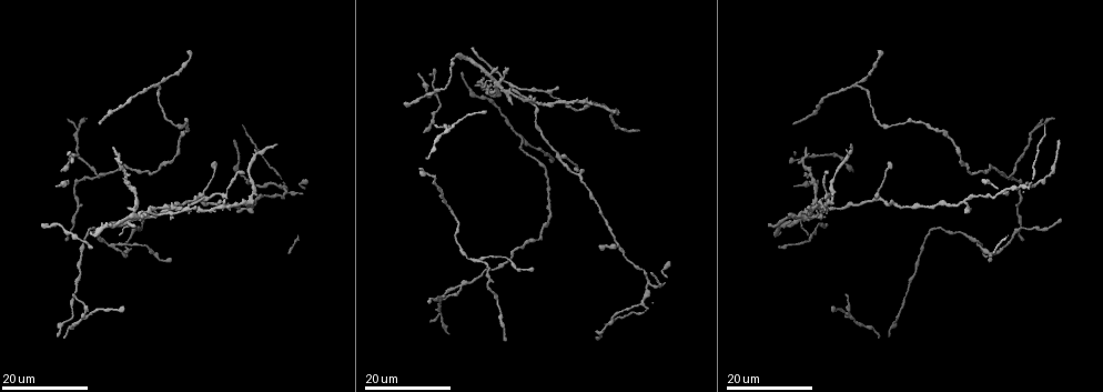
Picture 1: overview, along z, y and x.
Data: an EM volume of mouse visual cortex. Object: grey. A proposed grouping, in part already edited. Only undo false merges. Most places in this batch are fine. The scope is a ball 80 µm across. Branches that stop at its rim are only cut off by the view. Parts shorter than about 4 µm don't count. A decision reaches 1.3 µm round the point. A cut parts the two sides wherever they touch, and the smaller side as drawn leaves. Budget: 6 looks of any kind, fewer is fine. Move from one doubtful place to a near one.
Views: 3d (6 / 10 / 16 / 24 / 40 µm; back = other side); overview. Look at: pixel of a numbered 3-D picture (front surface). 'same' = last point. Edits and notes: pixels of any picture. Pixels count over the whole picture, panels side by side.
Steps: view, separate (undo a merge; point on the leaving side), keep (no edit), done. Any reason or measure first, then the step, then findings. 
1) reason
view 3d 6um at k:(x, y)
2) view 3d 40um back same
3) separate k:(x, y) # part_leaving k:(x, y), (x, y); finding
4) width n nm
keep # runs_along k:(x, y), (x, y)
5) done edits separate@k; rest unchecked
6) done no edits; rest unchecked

looks like a crossing
view 3d 24um at 1:(500, 79)

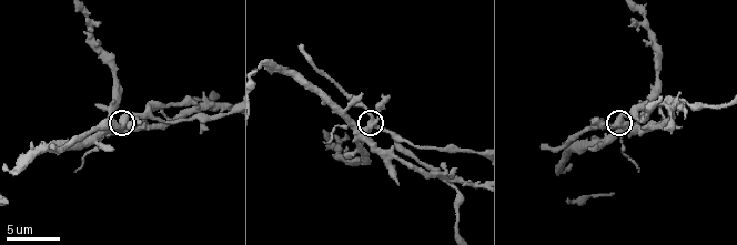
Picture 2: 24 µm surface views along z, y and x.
view 3d 6um at 2:(371, 119)

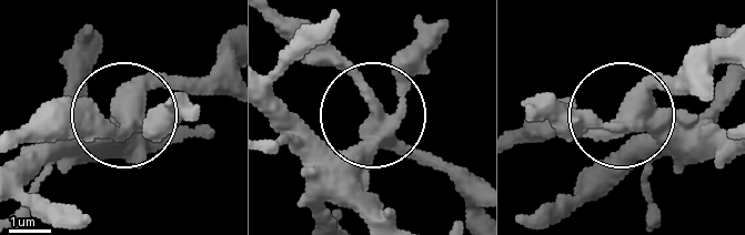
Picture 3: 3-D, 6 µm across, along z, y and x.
arms 4
keep # one cell here

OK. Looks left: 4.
three-way junction
view 3d 24um at 1:(558, 159)

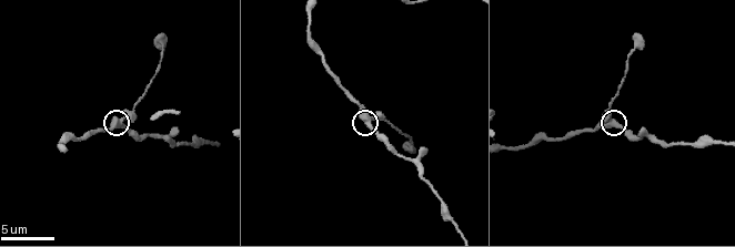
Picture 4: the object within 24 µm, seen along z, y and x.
view 3d 6um at 4:(372, 119)

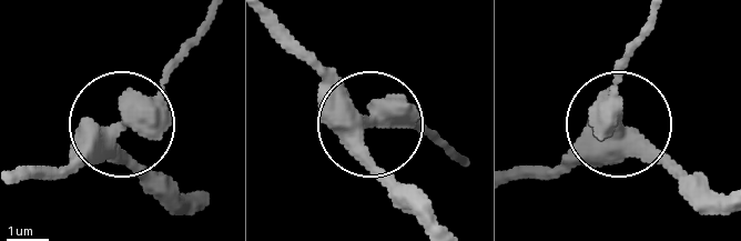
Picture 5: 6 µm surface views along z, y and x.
view 3d 6um back at 5:(118, 131)

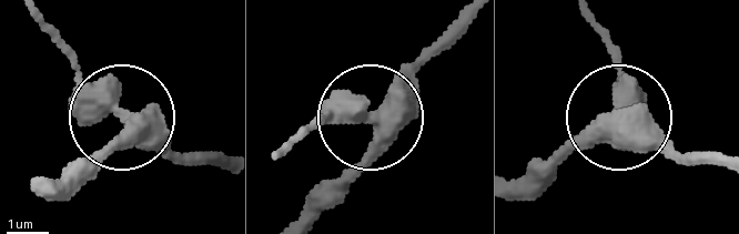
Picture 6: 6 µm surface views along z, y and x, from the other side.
width 470 nm
keep # runs_along 6:(224, 165), (172, 155), (87, 81), (59, 31); all the same cell

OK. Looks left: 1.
done no edits; rest unchecked

